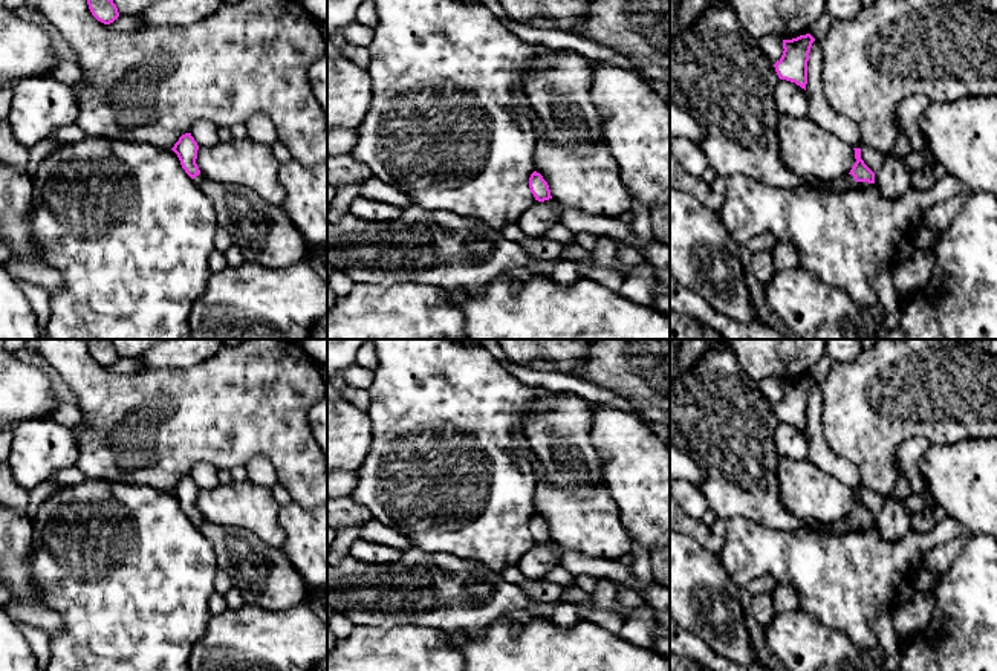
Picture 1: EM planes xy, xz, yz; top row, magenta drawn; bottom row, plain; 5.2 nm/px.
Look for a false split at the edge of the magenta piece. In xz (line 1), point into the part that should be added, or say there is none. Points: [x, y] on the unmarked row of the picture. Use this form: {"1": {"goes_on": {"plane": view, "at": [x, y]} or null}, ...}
{"1": {"goes_on": null}}

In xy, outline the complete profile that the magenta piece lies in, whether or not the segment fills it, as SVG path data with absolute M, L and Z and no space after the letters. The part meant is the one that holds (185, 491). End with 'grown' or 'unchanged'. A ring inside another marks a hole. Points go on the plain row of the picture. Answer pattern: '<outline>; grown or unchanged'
M185 475L171 491L185 515L211 543L217 566L231 576L245 602L271 611L284 611L307 599L307 582L291 566L281 549L274 549L246 529L219 526L205 520L197 506L199 488Z; grown

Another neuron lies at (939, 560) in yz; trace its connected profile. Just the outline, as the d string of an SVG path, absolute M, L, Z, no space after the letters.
M957 536L943 544L936 546L924 561L924 567L934 573L943 573L959 556L969 536Z

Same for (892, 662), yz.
M899 637L898 639L898 651L895 654L885 657L879 671L896 671L896 669L899 669L902 651L904 651L904 643L907 642L907 639L908 637Z

